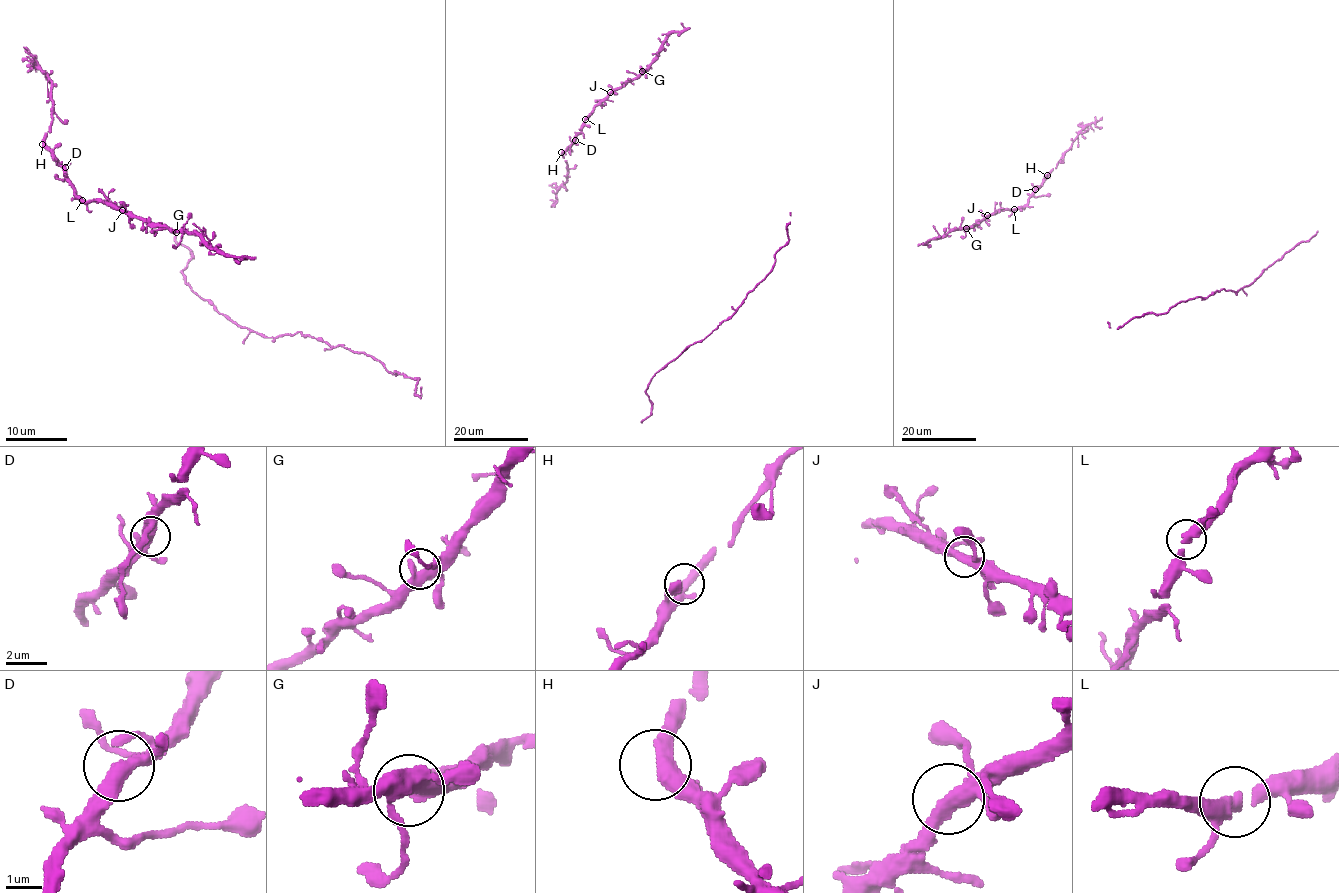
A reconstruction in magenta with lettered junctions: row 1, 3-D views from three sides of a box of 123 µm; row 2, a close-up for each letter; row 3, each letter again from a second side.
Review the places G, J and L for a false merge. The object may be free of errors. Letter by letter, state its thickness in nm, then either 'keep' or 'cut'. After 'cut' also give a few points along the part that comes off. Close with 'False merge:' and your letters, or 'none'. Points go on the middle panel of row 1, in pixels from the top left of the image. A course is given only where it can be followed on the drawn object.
G: calibre 440 nm; keep
J: calibre 360 nm; keep
L: calibre 300 nm; keep
False merge: none

